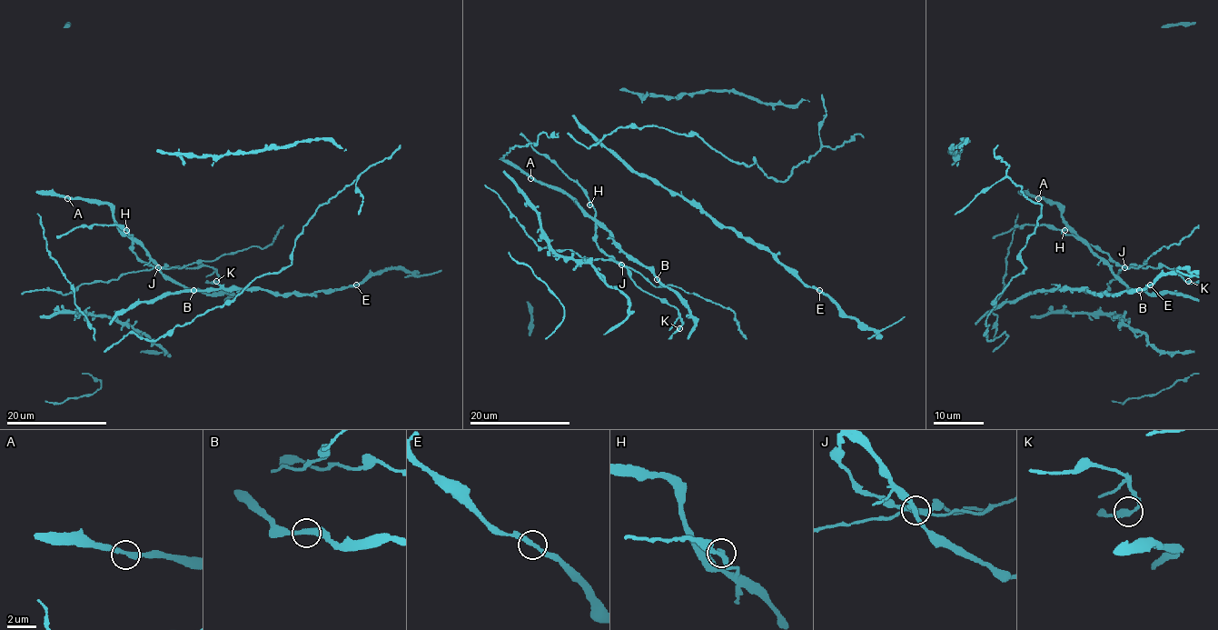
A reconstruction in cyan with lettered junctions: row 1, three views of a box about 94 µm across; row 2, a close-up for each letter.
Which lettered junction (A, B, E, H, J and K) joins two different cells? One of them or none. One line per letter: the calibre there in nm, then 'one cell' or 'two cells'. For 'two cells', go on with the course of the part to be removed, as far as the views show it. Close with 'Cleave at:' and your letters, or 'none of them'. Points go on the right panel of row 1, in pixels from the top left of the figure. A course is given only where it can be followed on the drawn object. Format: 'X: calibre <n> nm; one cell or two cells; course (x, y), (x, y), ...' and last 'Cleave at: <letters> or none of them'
A: calibre 320 nm; one cell
B: calibre 320 nm; one cell
E: calibre 320 nm; one cell
H: calibre 300 nm; one cell
J: calibre 300 nm; two cells
K: calibre 320 nm; one cell
Cleave at: J

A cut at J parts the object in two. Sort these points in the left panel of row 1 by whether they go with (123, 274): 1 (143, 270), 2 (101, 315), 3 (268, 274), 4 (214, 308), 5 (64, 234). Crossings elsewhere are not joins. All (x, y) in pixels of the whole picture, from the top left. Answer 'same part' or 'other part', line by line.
1: same part
2: same part
3: same part
4: same part
5: other part

